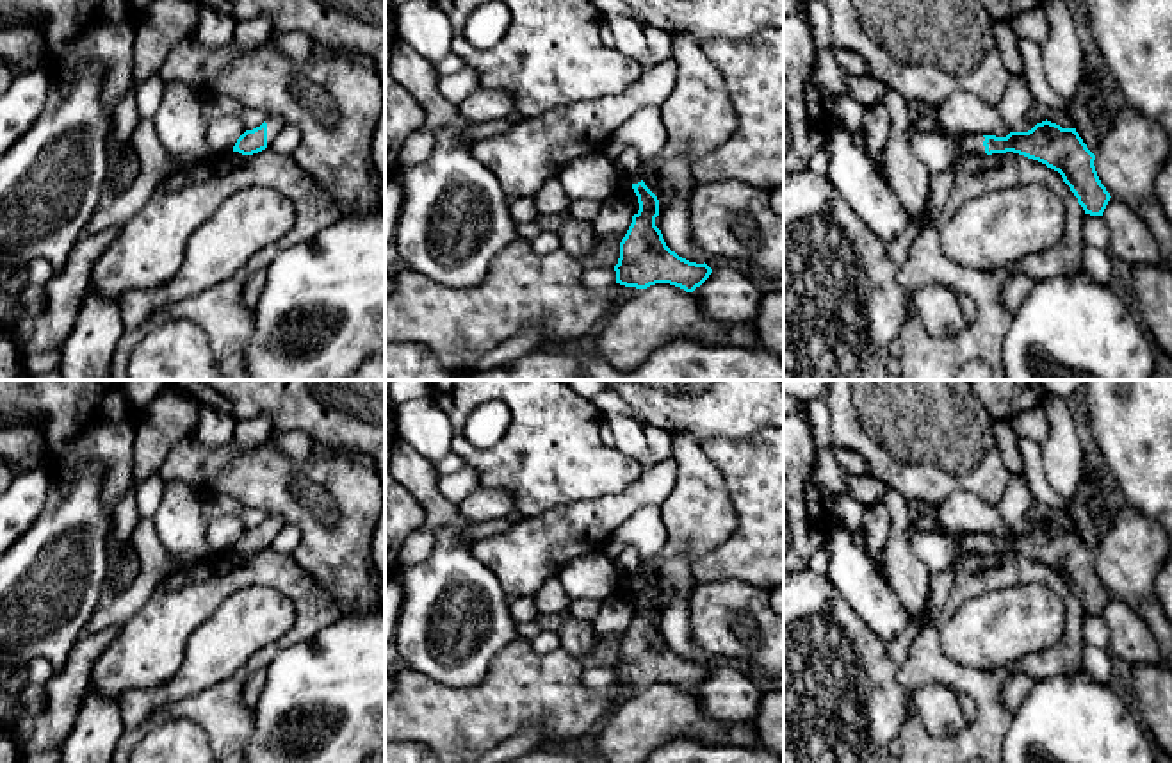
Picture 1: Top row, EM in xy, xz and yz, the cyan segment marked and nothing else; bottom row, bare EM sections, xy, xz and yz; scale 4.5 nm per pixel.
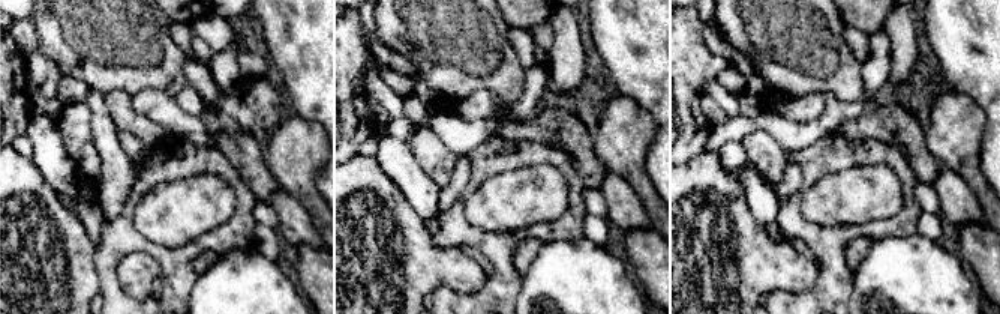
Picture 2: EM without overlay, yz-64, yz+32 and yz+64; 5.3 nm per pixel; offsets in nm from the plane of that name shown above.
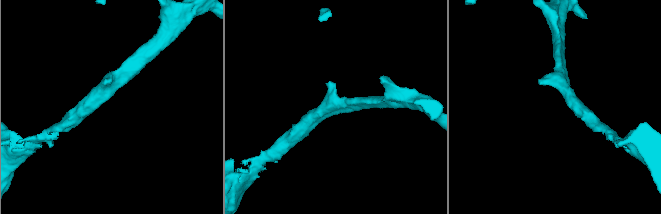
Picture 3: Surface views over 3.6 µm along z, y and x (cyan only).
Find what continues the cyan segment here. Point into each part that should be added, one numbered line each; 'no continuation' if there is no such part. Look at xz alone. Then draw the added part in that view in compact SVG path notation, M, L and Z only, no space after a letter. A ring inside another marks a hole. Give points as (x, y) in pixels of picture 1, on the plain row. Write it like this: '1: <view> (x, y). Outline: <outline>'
1: xz (627, 562). Outline: M634 546L620 549L620 553L614 558L614 567L618 576L627 579L629 583L641 581L641 558Z

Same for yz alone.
1: yz (968, 542). Outline: M949 531L949 535L955 538L955 544L958 547L958 556L965 554L987 554L983 540L985 537L981 533L958 533L958 531Z

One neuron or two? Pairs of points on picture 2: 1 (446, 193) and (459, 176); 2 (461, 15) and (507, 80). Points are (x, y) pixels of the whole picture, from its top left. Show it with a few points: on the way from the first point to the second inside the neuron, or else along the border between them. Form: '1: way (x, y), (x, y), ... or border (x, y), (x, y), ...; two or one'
1: way (450, 188), (458, 181); one
2: way (461, 32), (492, 63); one

